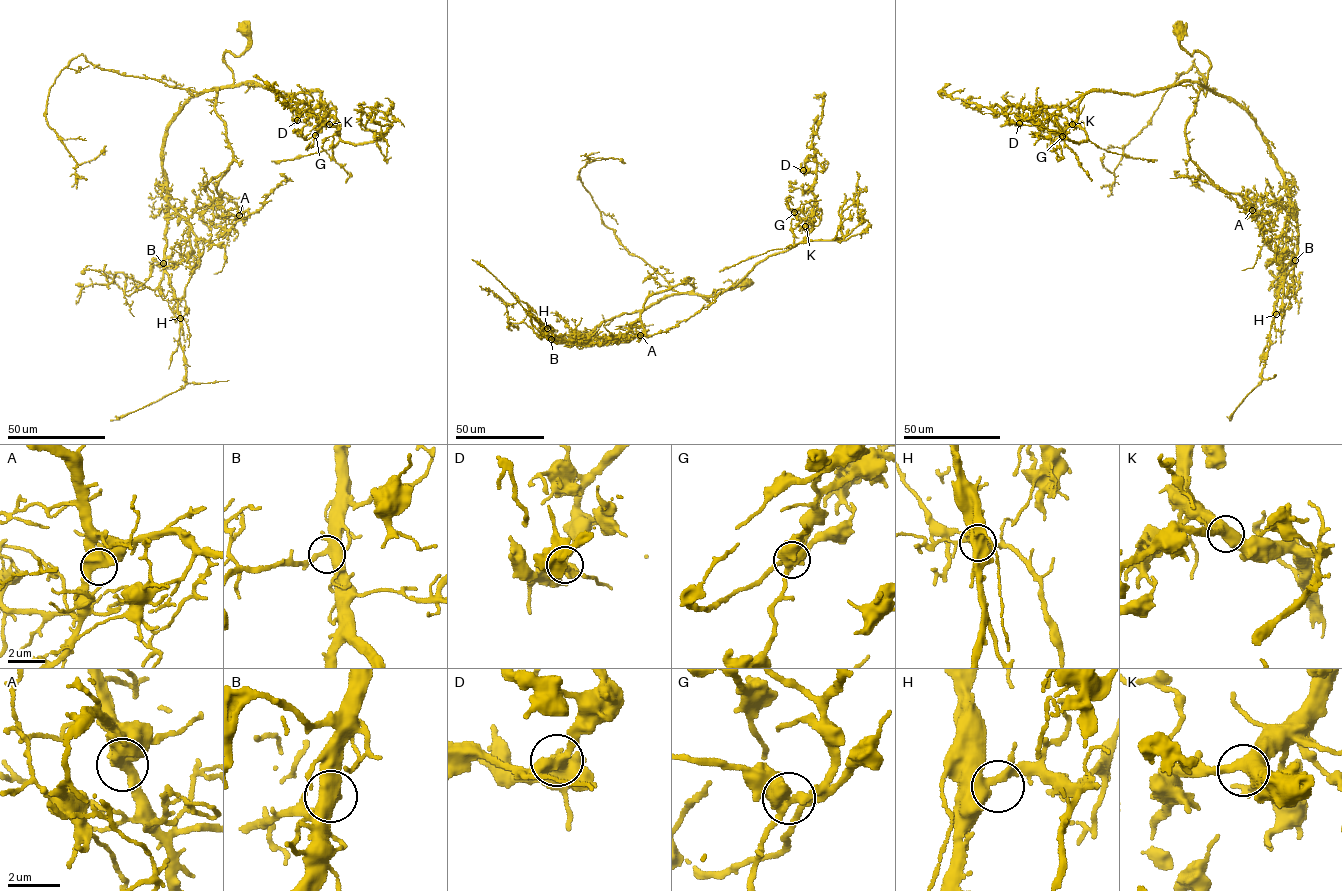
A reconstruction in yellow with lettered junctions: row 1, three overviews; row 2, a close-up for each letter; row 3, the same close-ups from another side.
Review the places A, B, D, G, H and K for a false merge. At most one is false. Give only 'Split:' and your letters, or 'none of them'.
Split: G

